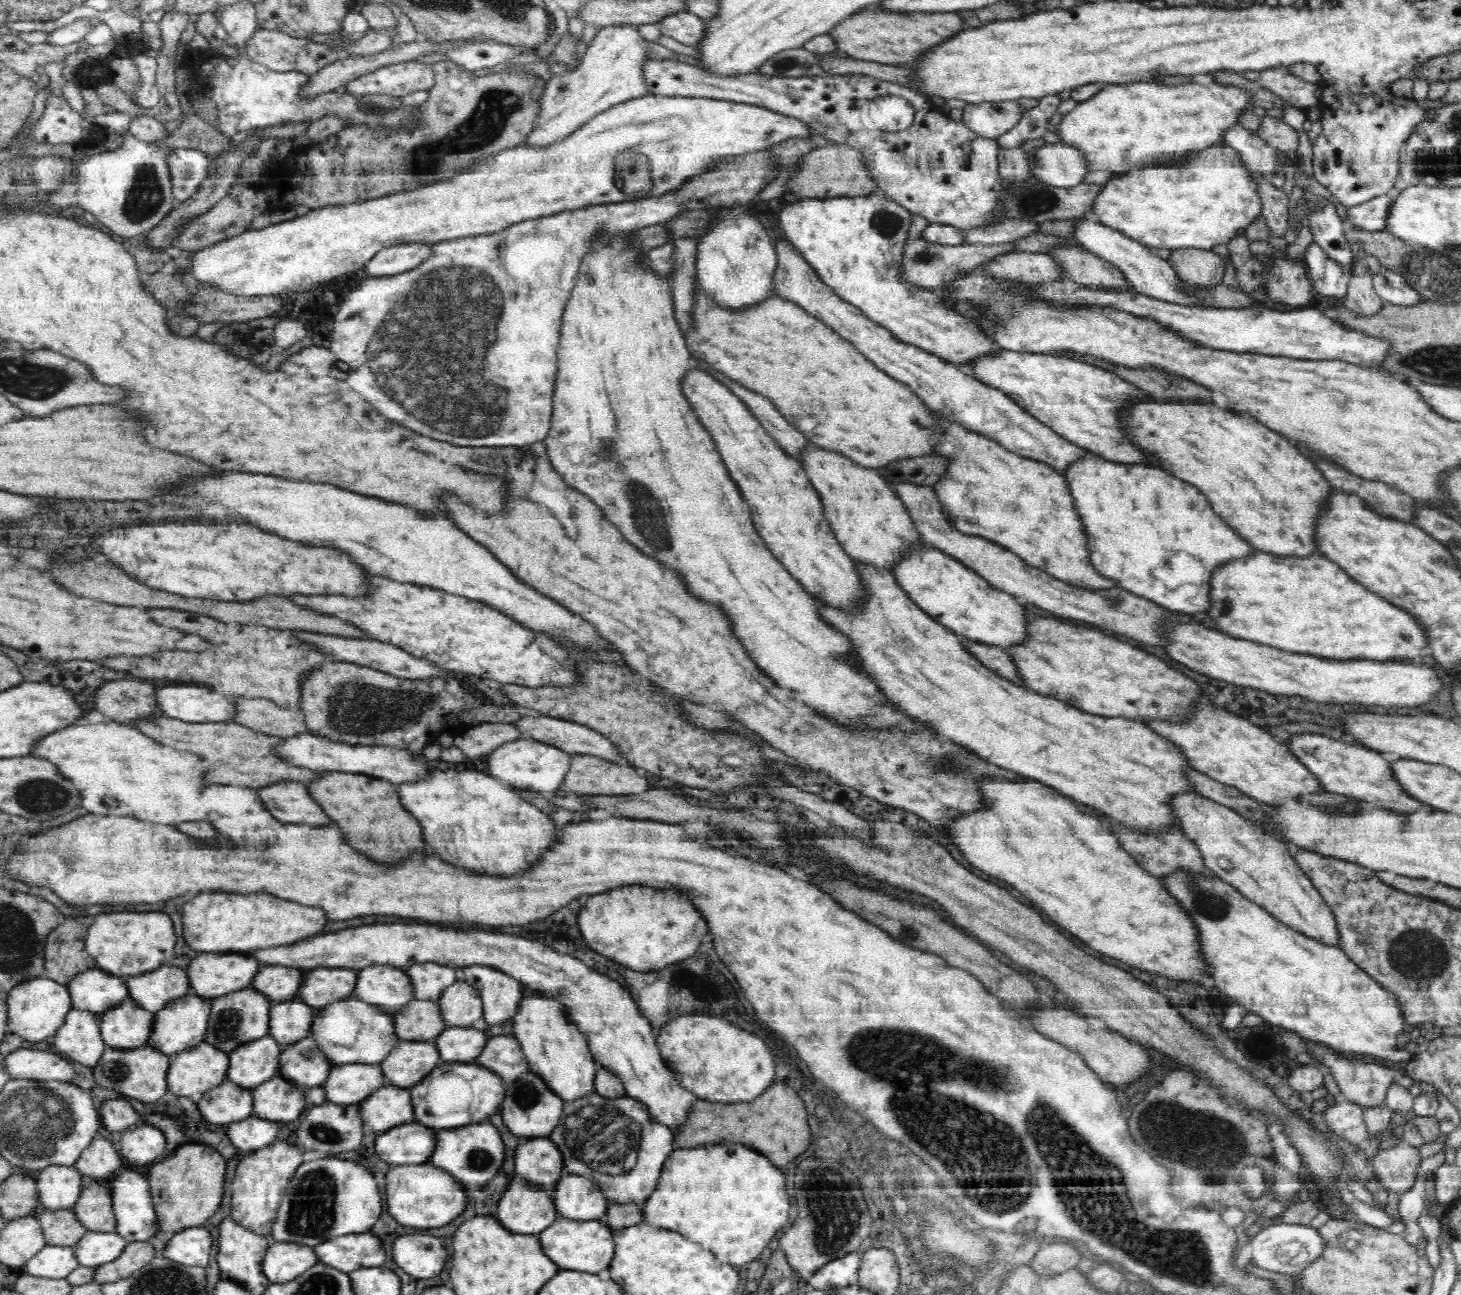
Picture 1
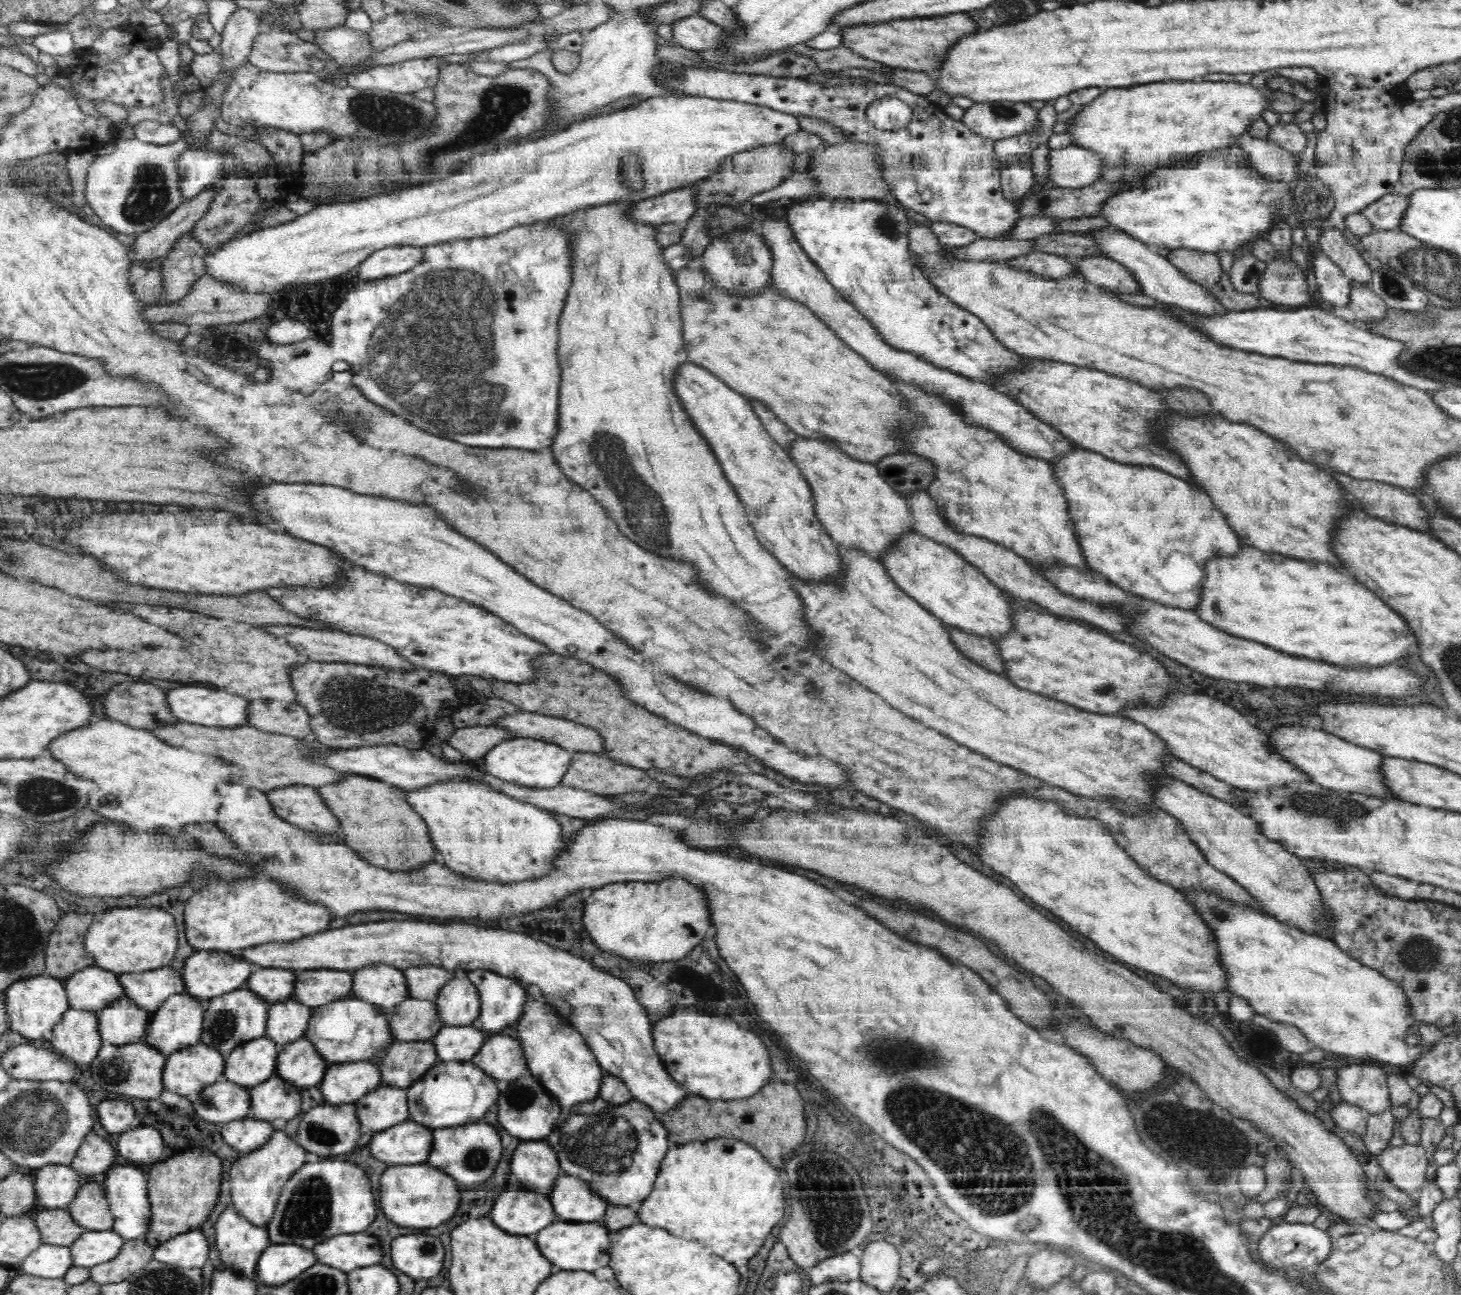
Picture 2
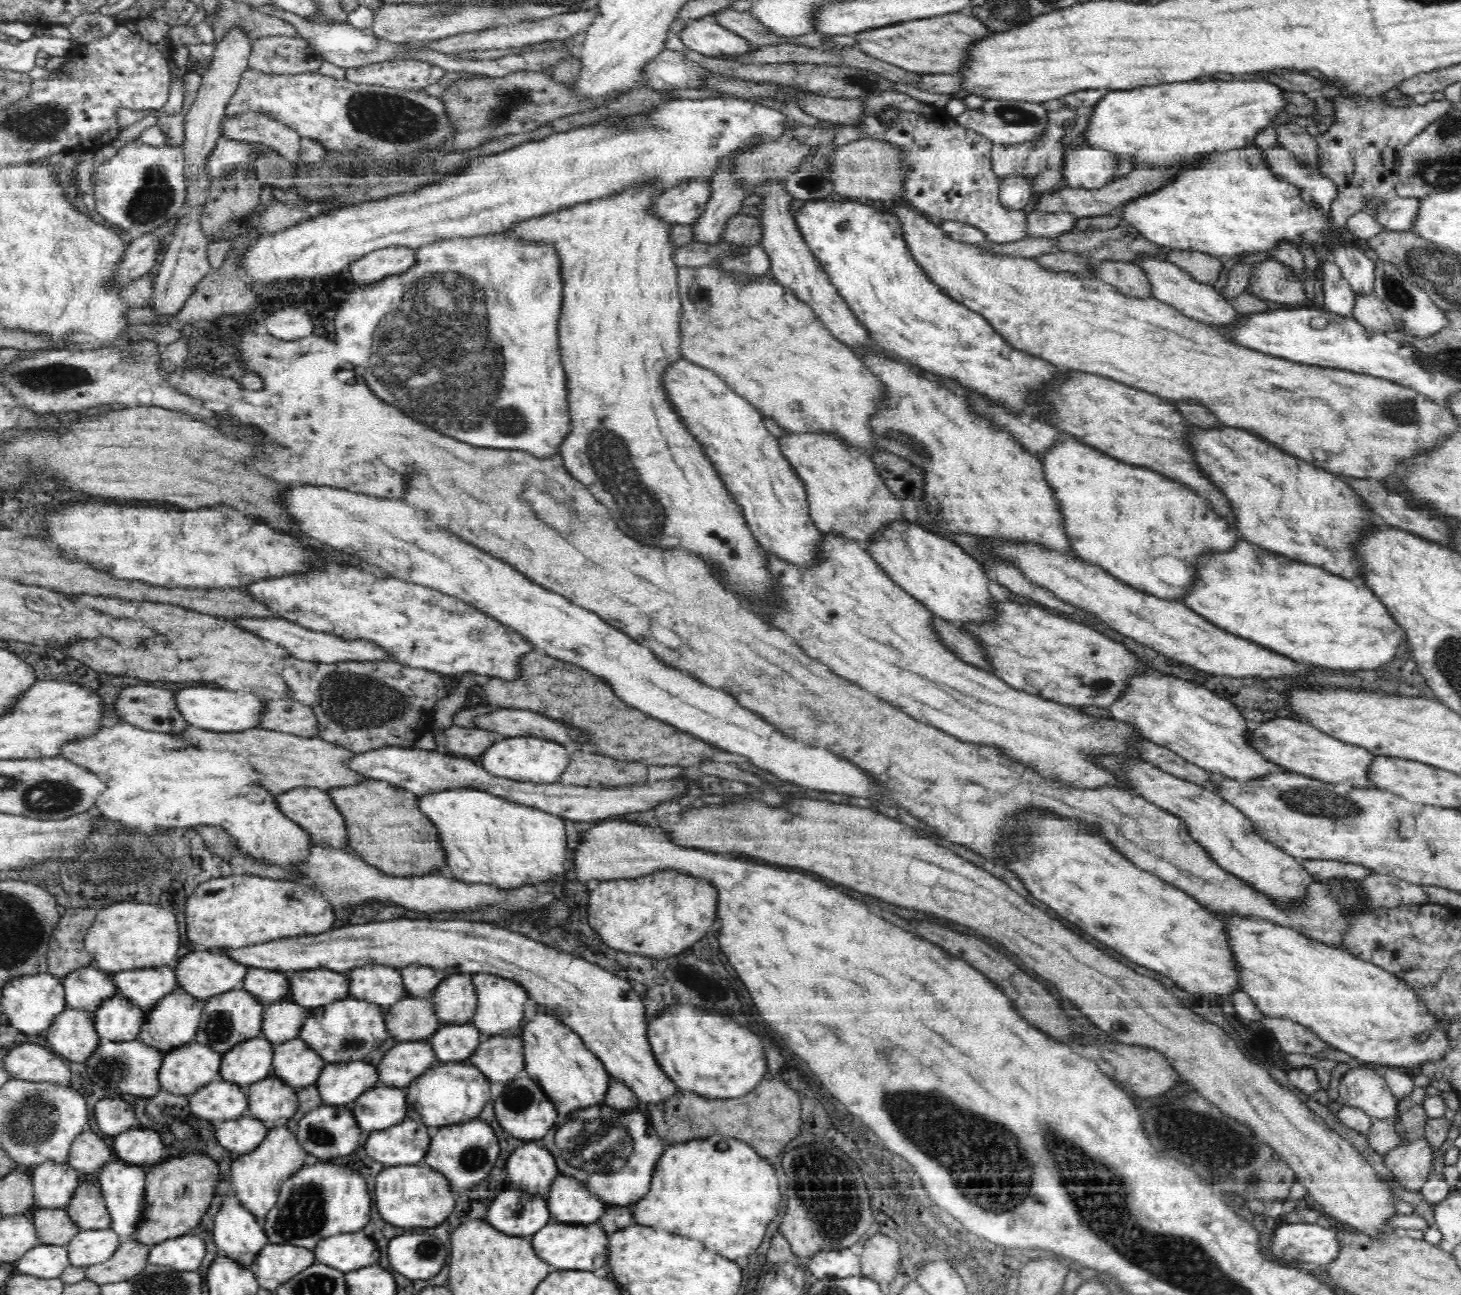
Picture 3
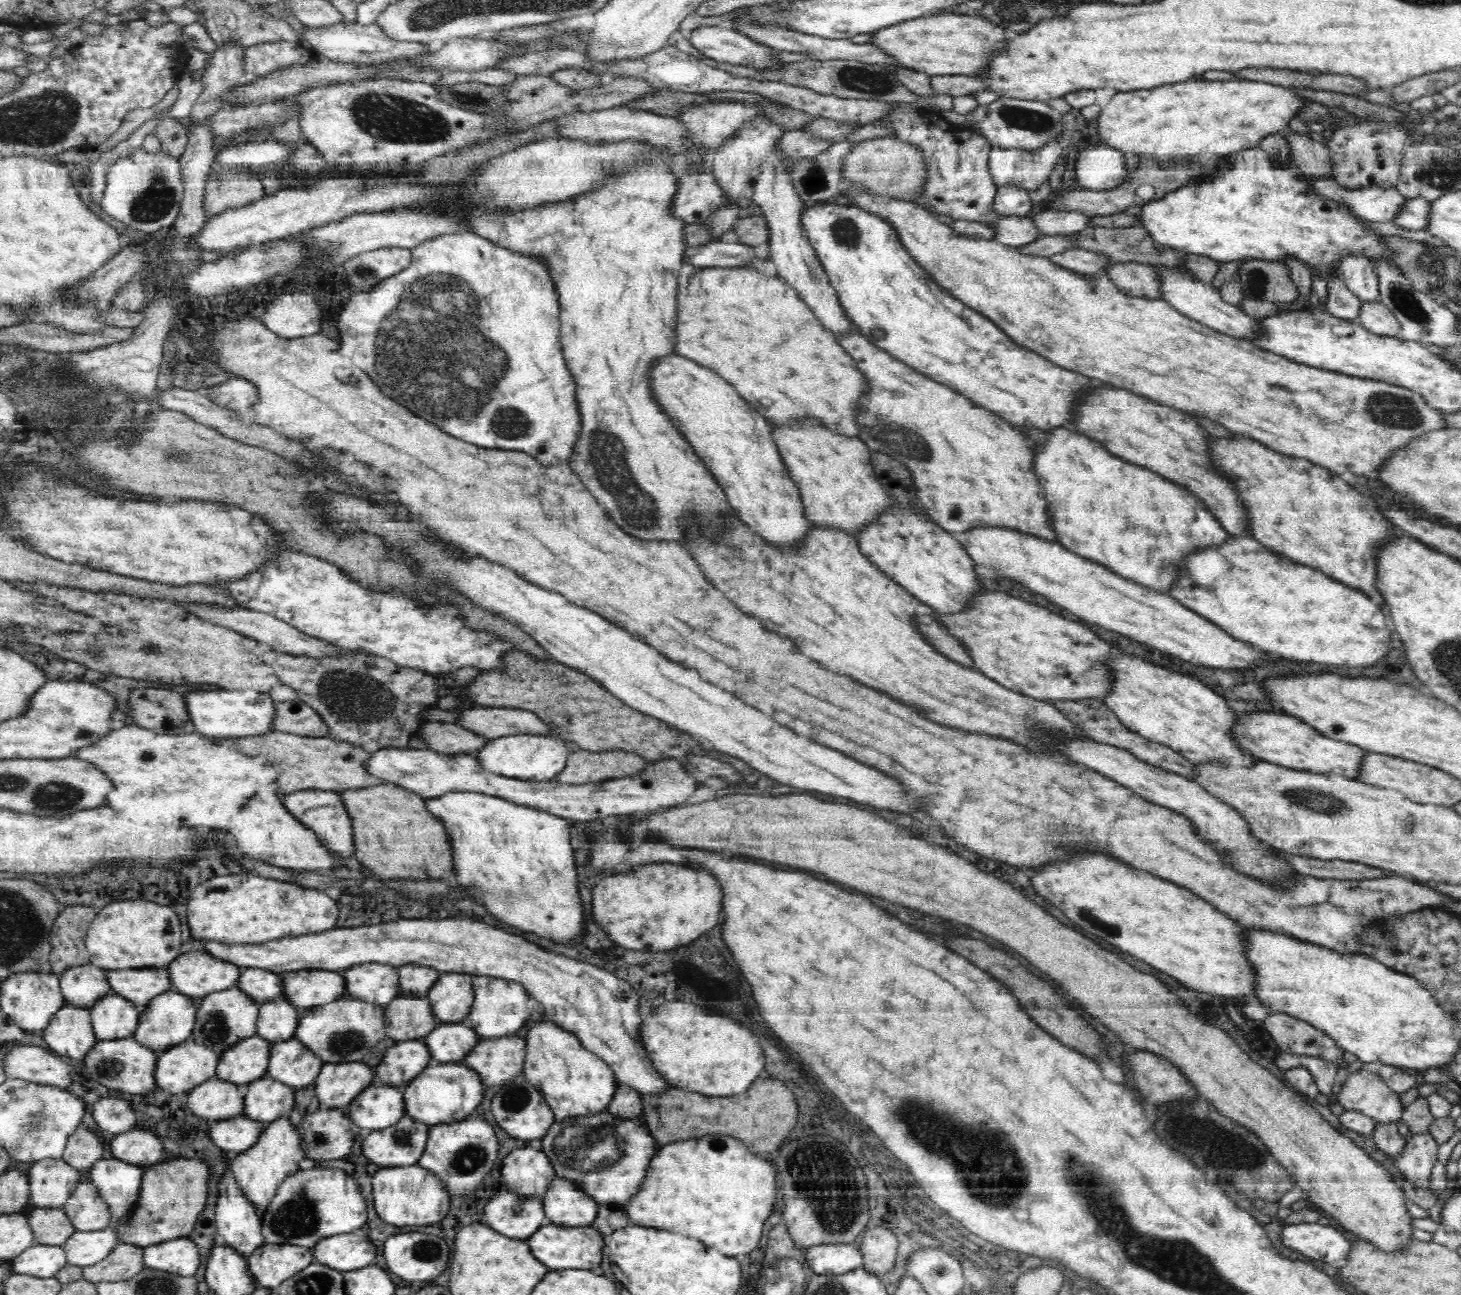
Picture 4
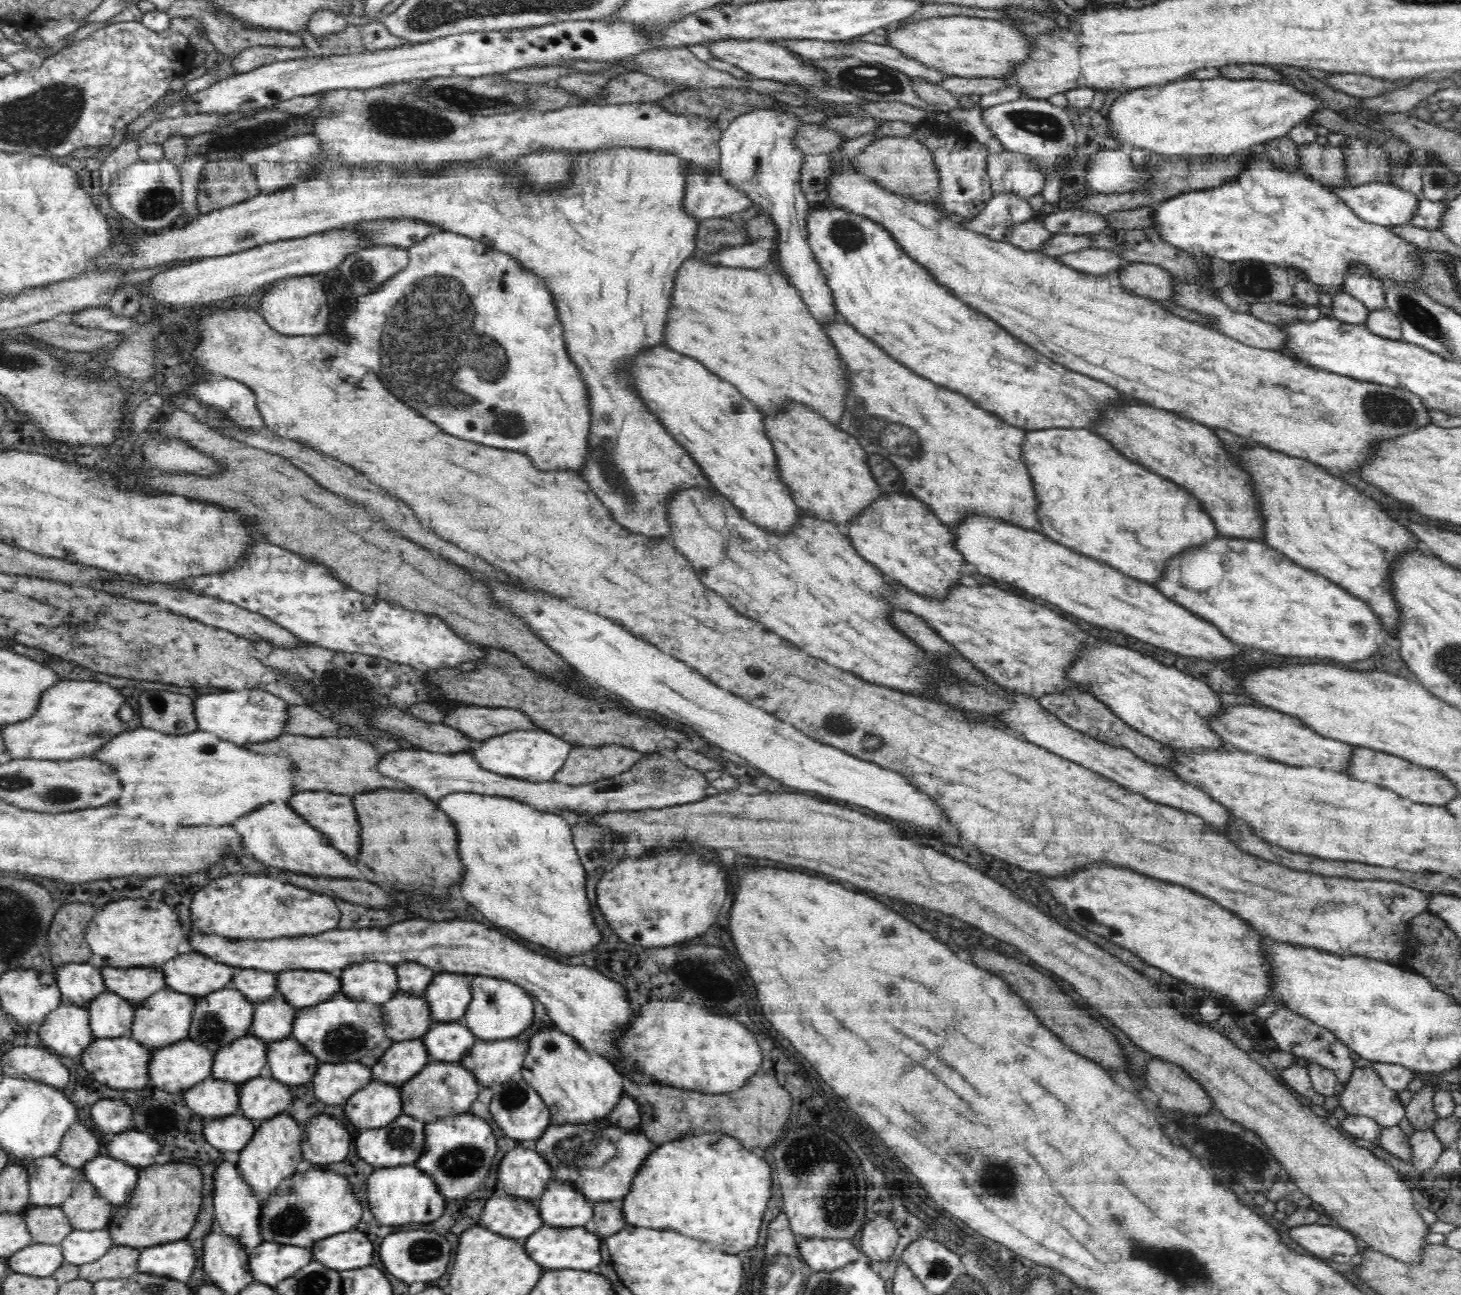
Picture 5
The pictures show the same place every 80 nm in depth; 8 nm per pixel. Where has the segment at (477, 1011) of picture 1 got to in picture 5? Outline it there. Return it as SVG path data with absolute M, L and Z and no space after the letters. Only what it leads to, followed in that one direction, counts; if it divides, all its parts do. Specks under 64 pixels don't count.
M438 974L426 988L426 1001L430 1004L432 1018L448 1022L464 1016L472 1000L471 982L472 976L464 974Z

